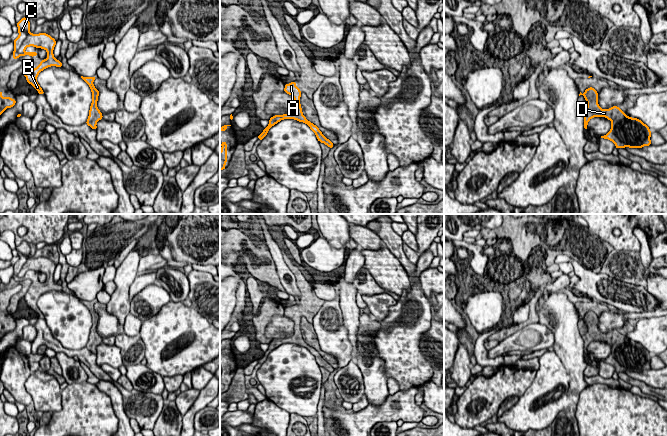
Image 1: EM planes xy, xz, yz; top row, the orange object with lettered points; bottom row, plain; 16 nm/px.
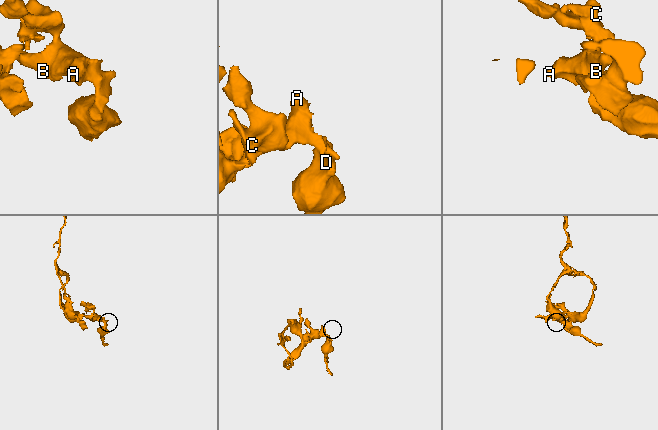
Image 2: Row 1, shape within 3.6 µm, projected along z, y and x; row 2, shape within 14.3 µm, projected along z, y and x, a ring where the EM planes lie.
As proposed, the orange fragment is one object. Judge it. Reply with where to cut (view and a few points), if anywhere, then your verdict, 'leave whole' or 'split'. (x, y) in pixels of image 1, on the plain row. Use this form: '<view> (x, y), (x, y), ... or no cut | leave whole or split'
no cut | leave whole

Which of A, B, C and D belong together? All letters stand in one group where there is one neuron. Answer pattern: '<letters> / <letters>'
A B C D

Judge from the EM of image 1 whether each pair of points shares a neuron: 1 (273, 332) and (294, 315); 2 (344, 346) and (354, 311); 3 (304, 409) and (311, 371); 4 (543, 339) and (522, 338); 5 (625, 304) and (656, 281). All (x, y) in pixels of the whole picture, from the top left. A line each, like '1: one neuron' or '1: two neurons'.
1: two neurons
2: two neurons
3: one neuron
4: one neuron
5: two neurons

